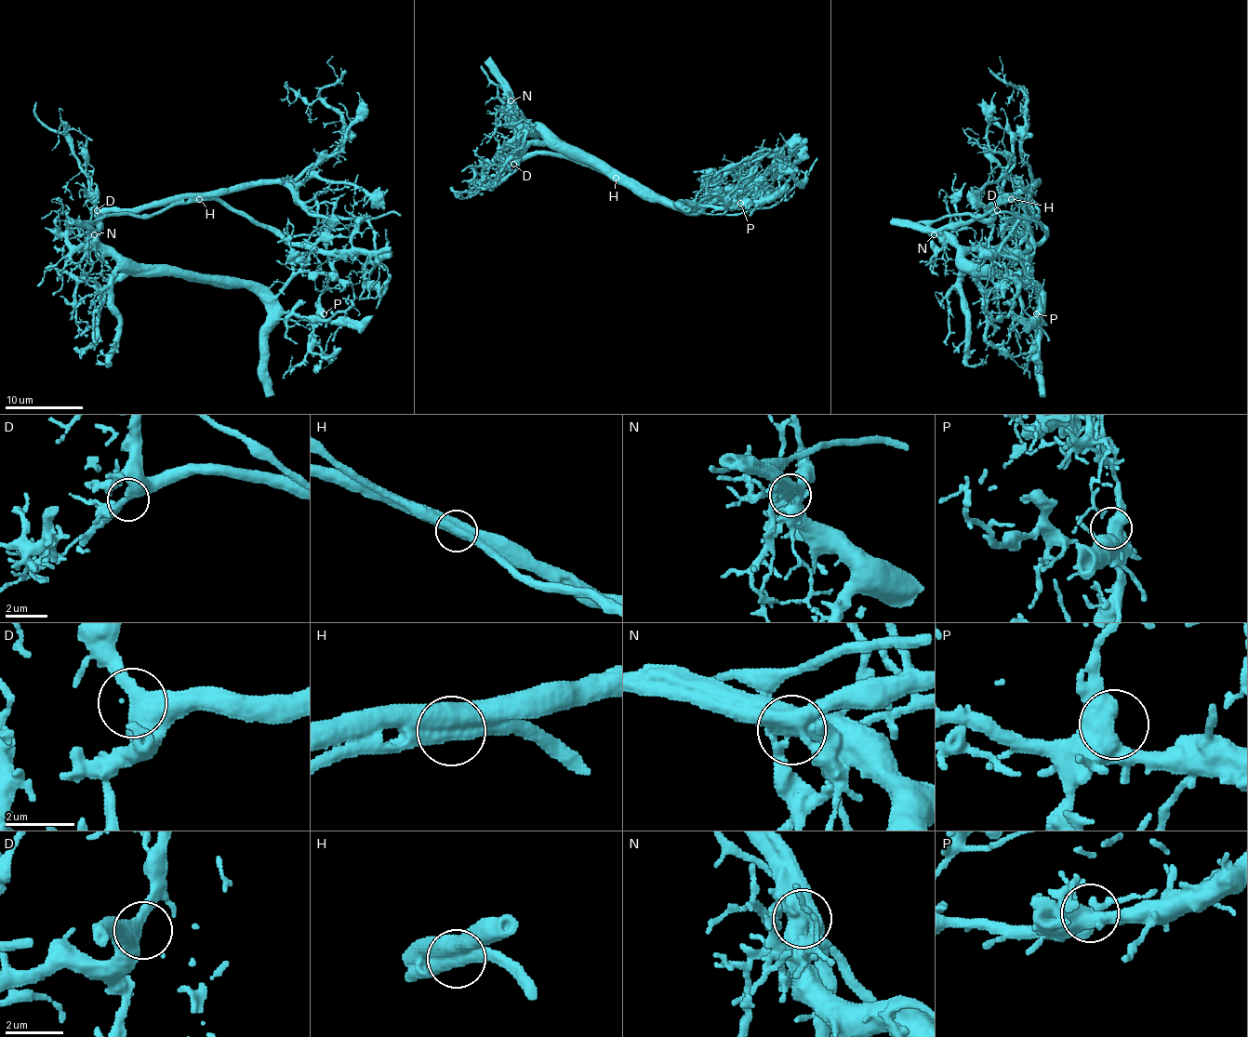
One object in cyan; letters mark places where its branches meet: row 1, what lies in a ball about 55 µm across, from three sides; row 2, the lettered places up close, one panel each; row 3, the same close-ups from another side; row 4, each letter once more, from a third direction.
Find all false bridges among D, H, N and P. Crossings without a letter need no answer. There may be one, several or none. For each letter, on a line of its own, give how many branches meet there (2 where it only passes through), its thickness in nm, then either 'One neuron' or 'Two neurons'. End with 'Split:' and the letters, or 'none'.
D: Branches: 2. Thickness 480 nm. One neuron
H: Branches: 2. Thickness 600 nm. Two neurons
N: Branches: 3. Thickness 550 nm. Two neurons
P: Branches: 3. Thickness 500 nm. One neuron
Split: H, N

